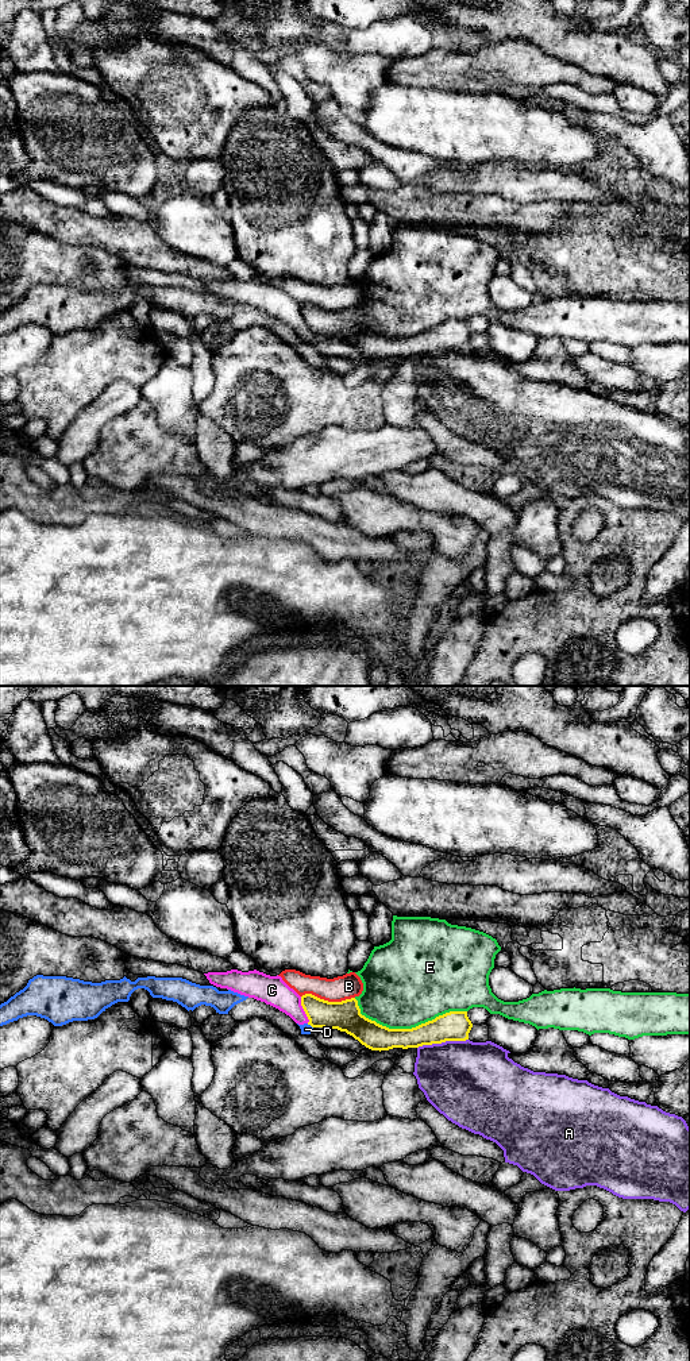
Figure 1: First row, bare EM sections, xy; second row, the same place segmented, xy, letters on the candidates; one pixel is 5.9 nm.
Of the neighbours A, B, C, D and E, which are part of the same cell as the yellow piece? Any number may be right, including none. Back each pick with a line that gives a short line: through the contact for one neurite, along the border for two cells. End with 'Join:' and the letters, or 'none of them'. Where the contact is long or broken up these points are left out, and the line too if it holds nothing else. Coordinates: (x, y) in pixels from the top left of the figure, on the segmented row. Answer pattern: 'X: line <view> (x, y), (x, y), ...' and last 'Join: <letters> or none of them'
Join: none of them

